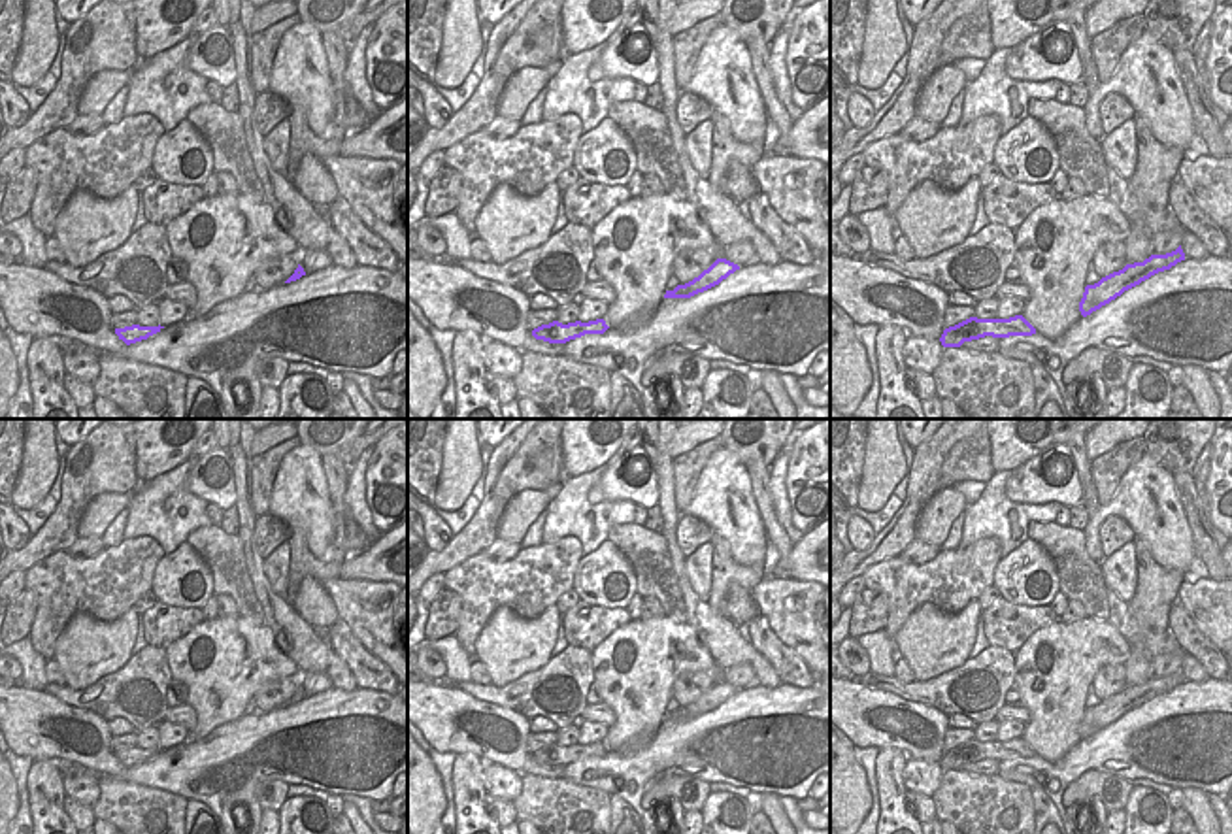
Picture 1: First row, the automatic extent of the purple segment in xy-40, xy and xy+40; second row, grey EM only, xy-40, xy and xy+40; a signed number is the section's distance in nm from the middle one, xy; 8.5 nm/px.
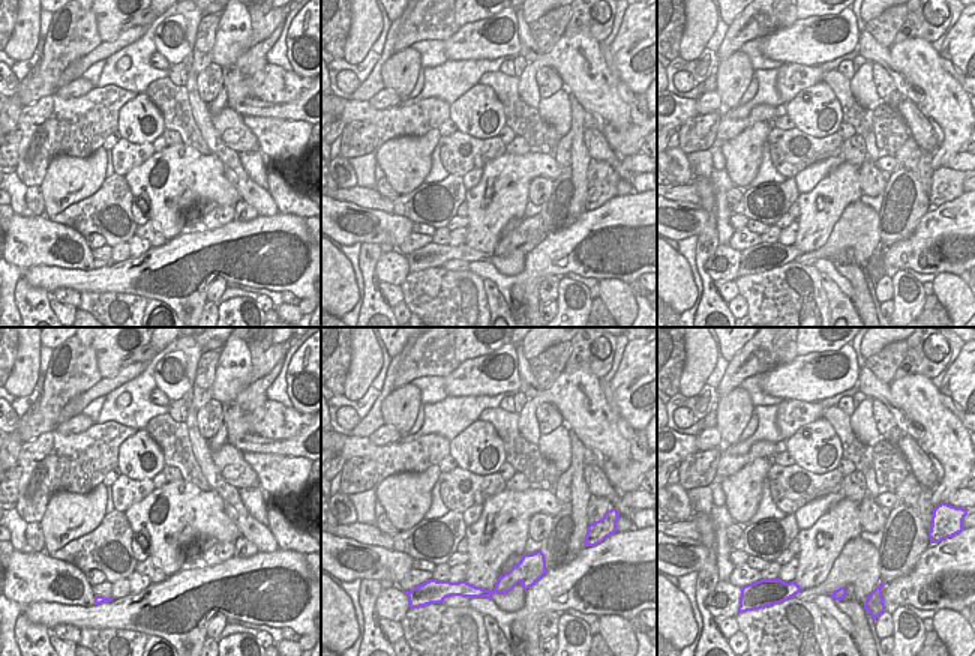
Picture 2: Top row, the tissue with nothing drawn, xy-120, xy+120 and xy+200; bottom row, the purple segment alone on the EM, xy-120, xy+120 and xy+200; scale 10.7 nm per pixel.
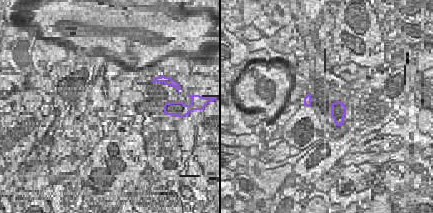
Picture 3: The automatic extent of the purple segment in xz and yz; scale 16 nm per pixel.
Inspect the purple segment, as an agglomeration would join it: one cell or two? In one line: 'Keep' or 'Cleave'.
Keep.

